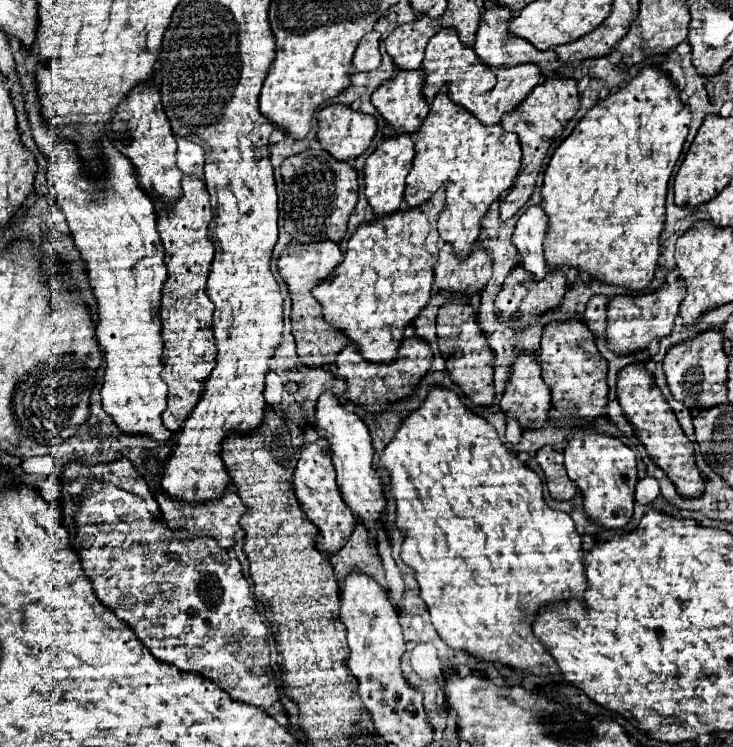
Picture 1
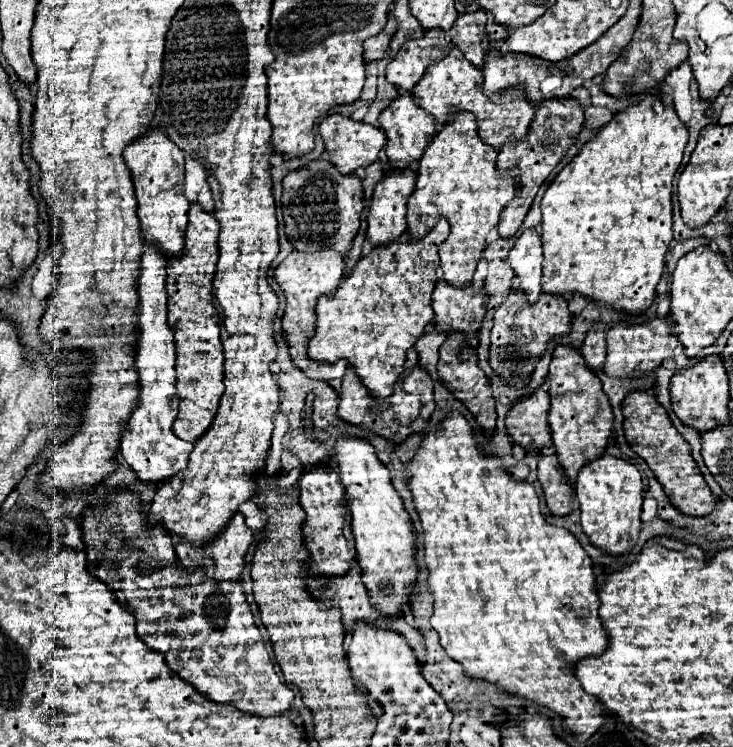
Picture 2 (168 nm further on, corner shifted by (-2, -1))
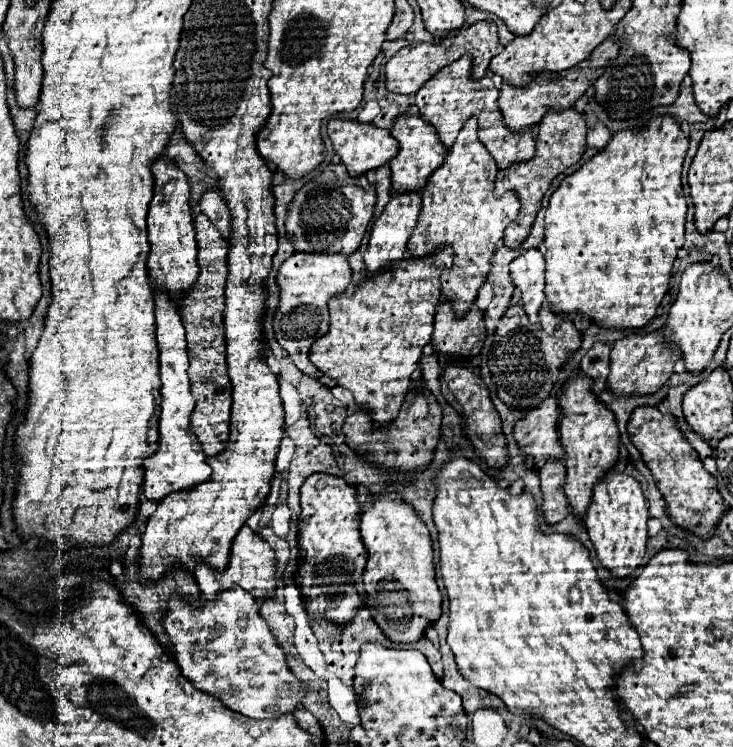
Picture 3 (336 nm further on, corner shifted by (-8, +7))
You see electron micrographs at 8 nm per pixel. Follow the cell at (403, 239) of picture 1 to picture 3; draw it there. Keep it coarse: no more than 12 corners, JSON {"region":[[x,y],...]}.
{"region":[[452,248],[328,304],[308,356],[376,428],[432,336]]}

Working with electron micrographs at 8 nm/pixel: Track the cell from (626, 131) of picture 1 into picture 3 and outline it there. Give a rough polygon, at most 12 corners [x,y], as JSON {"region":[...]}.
{"region":[[672,116],[546,210],[546,302],[644,328],[684,244]]}

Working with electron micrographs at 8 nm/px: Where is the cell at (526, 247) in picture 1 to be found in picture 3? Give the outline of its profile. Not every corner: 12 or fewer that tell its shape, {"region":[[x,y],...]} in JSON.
{"region":[[526,250],[510,264],[532,324],[545,301],[545,259]]}

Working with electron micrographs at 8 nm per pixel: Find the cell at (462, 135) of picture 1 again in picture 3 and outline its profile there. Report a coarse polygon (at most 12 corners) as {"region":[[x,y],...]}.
{"region":[[460,130],[422,190],[410,258],[452,246],[442,296],[470,312],[490,258],[516,220],[494,198],[498,168]]}

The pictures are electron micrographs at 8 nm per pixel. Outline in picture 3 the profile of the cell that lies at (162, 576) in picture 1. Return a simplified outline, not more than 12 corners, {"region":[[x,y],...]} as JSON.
{"region":[[248,592],[174,596],[182,676],[230,710],[290,714],[306,690]]}

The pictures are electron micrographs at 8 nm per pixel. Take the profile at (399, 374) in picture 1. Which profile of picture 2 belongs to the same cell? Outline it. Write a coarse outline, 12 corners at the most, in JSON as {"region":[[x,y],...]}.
{"region":[[416,364],[390,406],[346,368],[338,416],[402,442],[434,412],[430,374]]}

